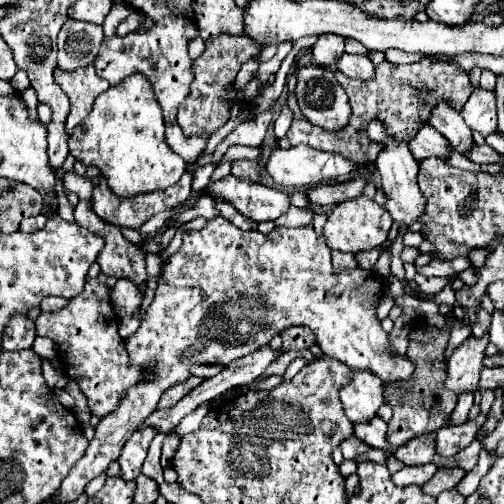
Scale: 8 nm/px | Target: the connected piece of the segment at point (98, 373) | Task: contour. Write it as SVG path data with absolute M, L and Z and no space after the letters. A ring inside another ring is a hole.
M88 279L86 287L100 287L82 291L80 297L70 299L64 311L40 313L36 319L36 335L50 337L58 343L58 357L64 373L76 379L80 391L88 399L88 407L94 415L104 417L116 409L120 395L140 381L140 371L128 365L128 353L124 351L124 339L118 333L118 317L108 301L108 287L98 279Z

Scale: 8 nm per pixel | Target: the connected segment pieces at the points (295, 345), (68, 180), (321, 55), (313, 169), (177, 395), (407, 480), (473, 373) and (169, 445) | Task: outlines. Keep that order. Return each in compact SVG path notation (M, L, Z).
M288 327L280 333L280 337L284 341L284 351L302 351L316 343L316 337L308 331L308 327Z
M68 171L68 173L64 175L64 187L66 187L68 191L76 191L78 197L80 197L80 203L78 203L76 209L74 209L76 223L80 223L84 229L88 229L88 231L92 231L92 233L96 233L96 235L100 235L100 237L106 239L106 245L104 245L104 249L100 251L100 255L98 255L98 259L96 259L96 263L100 265L102 273L104 273L104 275L110 275L110 277L116 277L116 279L120 279L120 277L130 277L136 285L144 283L144 281L146 281L144 253L142 253L134 243L126 241L126 239L122 237L122 233L120 233L118 227L114 227L112 223L106 223L104 219L100 219L100 217L92 211L92 197L90 197L90 193L92 193L92 181L88 181L86 177L82 177L82 175L74 173L74 171Z
M320 35L312 47L314 63L328 67L334 65L344 55L344 37L340 35Z
M298 145L298 147L290 147L290 149L278 147L272 151L272 155L268 157L268 163L266 163L266 171L274 179L274 185L284 191L296 191L296 189L304 189L304 187L310 187L310 185L316 185L322 181L330 181L330 179L342 177L354 169L356 169L356 165L346 161L342 155L318 151L308 145Z
M192 377L188 383L178 383L176 387L170 387L170 389L164 393L164 399L160 401L160 405L162 405L164 409L176 405L176 403L178 403L184 395L188 395L188 391L192 391L198 383L202 383L202 379L200 379L200 377Z
M434 463L420 465L420 467L402 467L398 473L392 475L392 481L398 487L406 487L406 485L420 485L422 487L426 481L430 481L434 477L436 471L438 471L438 467Z
M488 335L482 339L468 337L448 359L448 371L446 371L446 381L444 387L446 391L454 395L462 393L474 393L478 389L480 381L480 371L484 369L482 359L484 359L484 349L488 345Z
M168 435L168 437L166 437L166 441L164 441L164 445L162 445L162 459L160 459L162 467L168 467L168 465L170 465L172 455L174 455L178 443L180 443L180 437L178 437L178 435Z

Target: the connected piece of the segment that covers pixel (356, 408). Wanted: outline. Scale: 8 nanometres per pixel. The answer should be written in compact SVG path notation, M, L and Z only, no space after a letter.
M352 371L352 381L340 389L340 401L352 423L364 423L384 403L382 381L372 371Z

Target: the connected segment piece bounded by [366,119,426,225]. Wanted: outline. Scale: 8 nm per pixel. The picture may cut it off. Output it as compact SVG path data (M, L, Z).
M372 119L370 123L368 123L368 137L372 139L372 141L378 141L378 143L384 143L384 147L382 147L382 151L378 153L378 159L376 159L376 169L380 171L380 175L382 175L382 189L384 189L384 193L390 197L390 201L384 205L388 211L390 211L390 215L392 215L392 219L400 225L400 223L414 223L420 215L422 215L422 211L424 211L424 207L426 207L426 199L424 199L424 195L422 195L422 191L420 191L420 187L418 187L418 181L416 181L416 175L418 175L418 163L416 163L416 159L414 159L414 155L410 153L410 149L408 149L408 145L406 145L406 141L398 141L396 137L392 137L388 131L386 131L386 125L384 123L380 123L378 119Z

